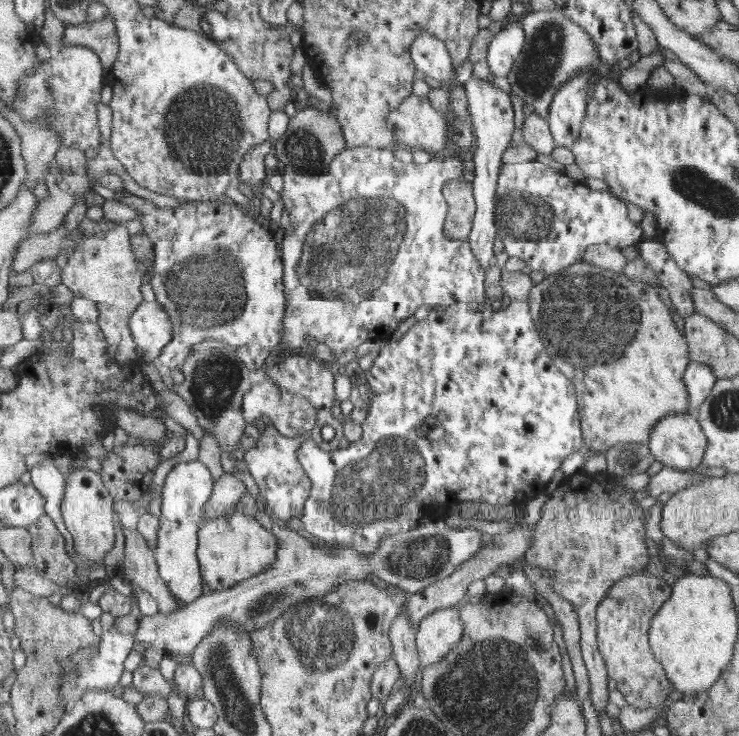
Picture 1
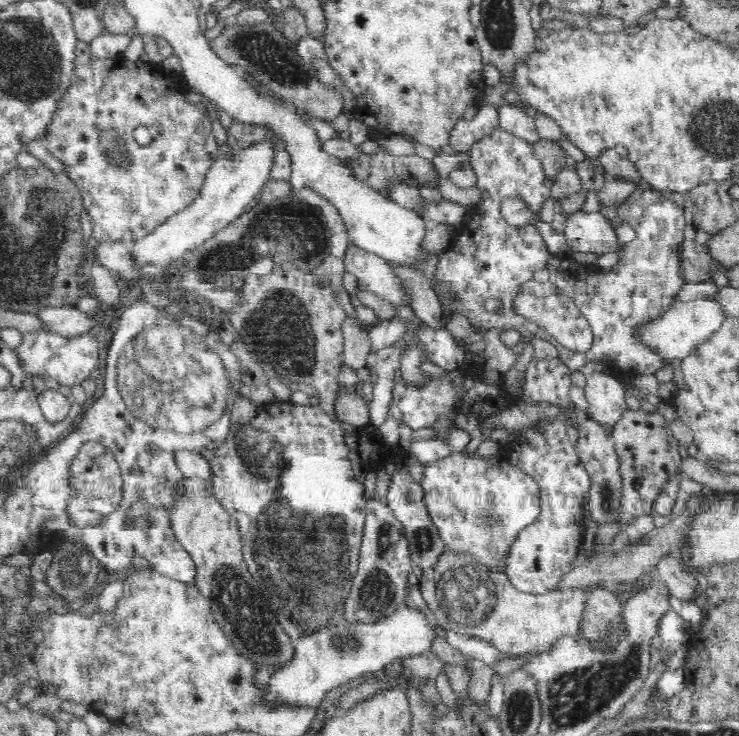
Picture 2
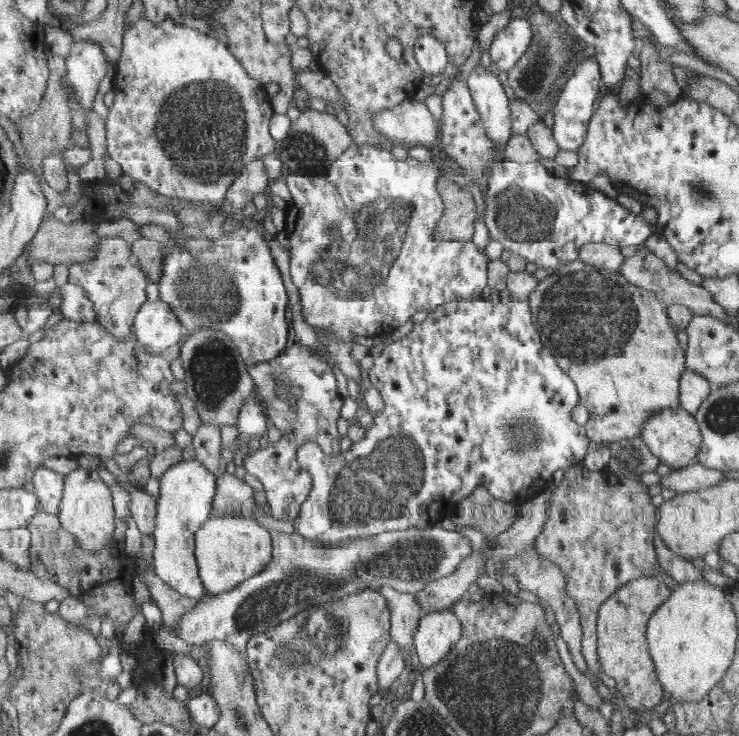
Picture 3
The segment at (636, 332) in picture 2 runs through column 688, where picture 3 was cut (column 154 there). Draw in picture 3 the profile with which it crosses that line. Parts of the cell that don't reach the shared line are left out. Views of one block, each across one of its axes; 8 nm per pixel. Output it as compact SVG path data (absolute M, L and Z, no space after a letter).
M161 298L143 304L134 320L134 331L152 355L174 350L187 333L173 307Z

